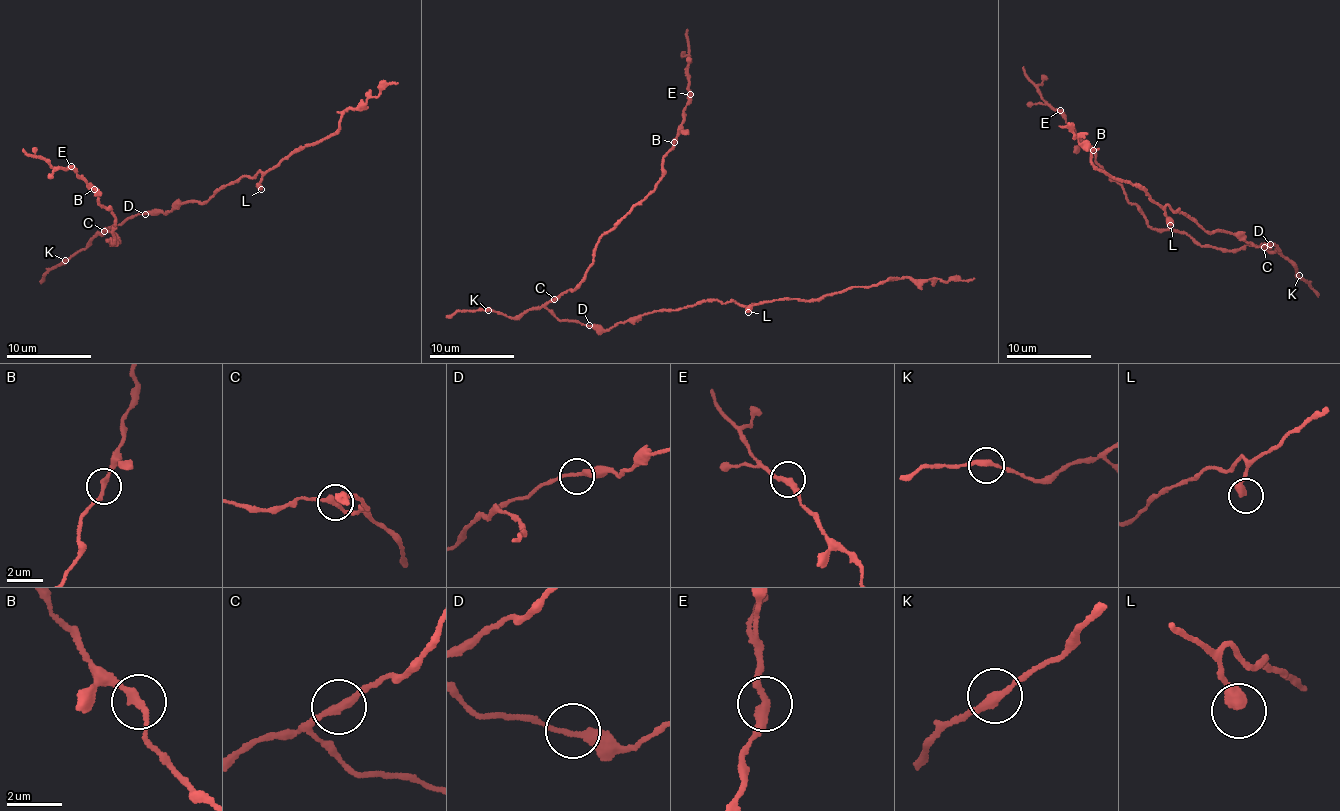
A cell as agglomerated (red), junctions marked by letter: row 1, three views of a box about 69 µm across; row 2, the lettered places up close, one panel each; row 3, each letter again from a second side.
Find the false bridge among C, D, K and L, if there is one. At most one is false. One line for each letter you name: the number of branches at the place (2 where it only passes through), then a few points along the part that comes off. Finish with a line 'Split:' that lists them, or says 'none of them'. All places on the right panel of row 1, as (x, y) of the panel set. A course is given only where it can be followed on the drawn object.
Split: none of them

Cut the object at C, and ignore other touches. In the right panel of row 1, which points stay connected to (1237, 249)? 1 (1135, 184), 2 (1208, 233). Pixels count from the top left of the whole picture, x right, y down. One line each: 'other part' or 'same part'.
1: other part
2: other part

